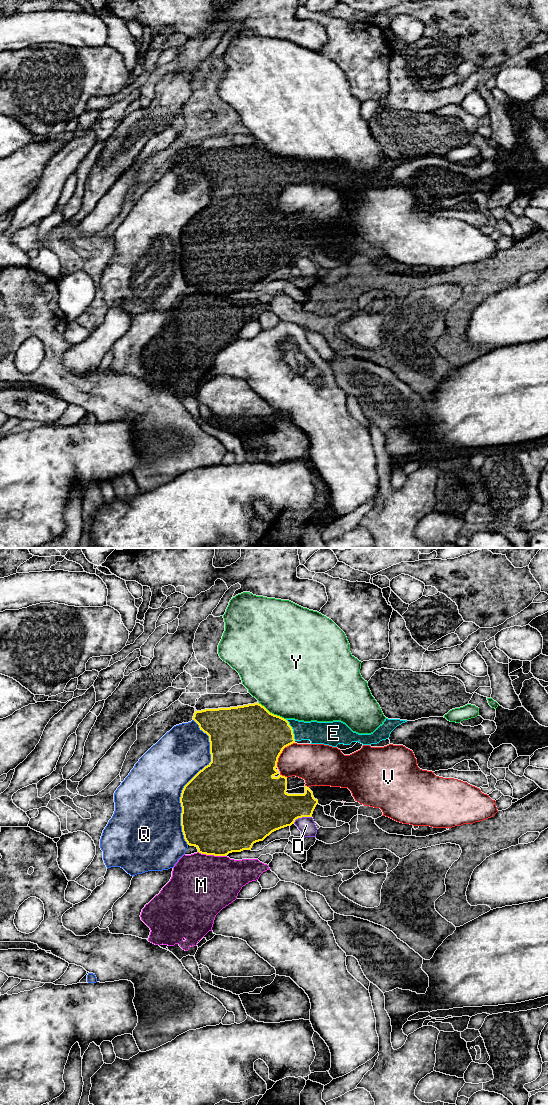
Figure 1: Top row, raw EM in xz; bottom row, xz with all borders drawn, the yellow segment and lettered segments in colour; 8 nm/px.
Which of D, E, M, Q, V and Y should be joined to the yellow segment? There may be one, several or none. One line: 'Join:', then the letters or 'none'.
Join: E

